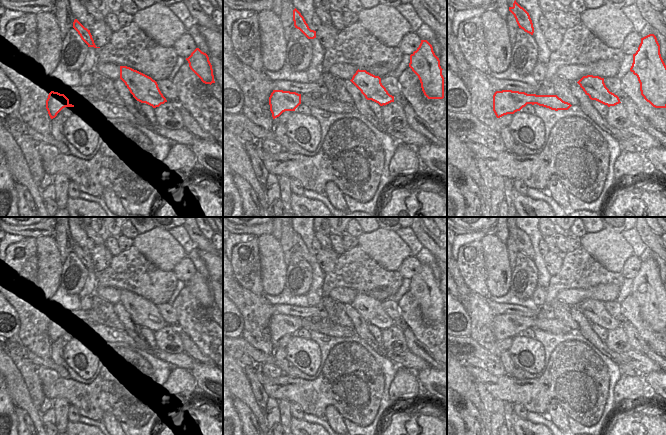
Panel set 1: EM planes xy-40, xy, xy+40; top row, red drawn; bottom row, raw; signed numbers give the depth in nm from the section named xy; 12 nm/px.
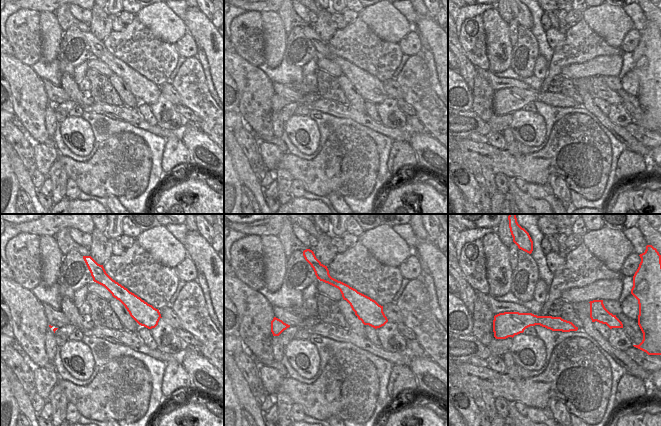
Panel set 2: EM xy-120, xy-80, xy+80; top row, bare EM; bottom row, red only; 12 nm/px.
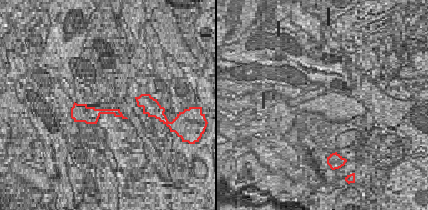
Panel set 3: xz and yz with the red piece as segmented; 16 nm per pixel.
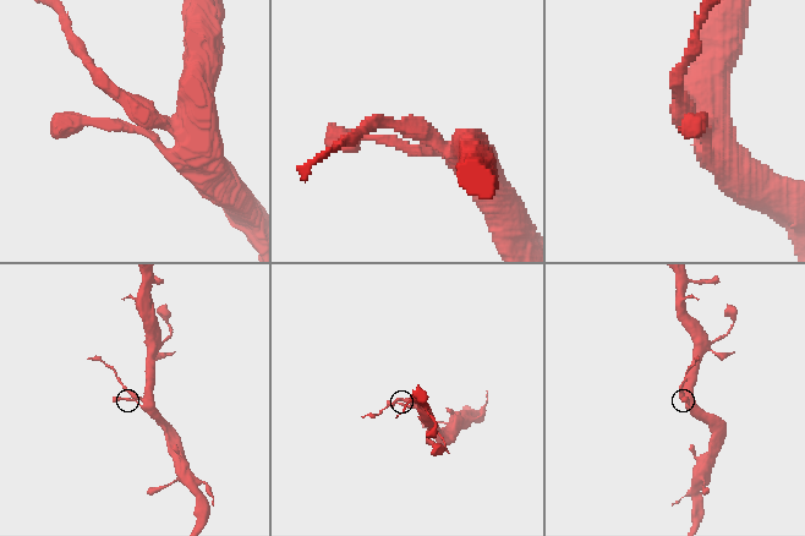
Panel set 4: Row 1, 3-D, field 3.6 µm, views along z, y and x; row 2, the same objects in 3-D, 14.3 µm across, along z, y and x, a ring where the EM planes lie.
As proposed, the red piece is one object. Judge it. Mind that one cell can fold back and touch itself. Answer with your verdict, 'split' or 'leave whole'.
split

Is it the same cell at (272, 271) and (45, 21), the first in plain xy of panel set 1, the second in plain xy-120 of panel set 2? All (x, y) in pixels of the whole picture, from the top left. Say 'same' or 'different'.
same

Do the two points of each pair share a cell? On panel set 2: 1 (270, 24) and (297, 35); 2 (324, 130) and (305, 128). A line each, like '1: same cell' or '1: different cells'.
1: different cells
2: different cells

